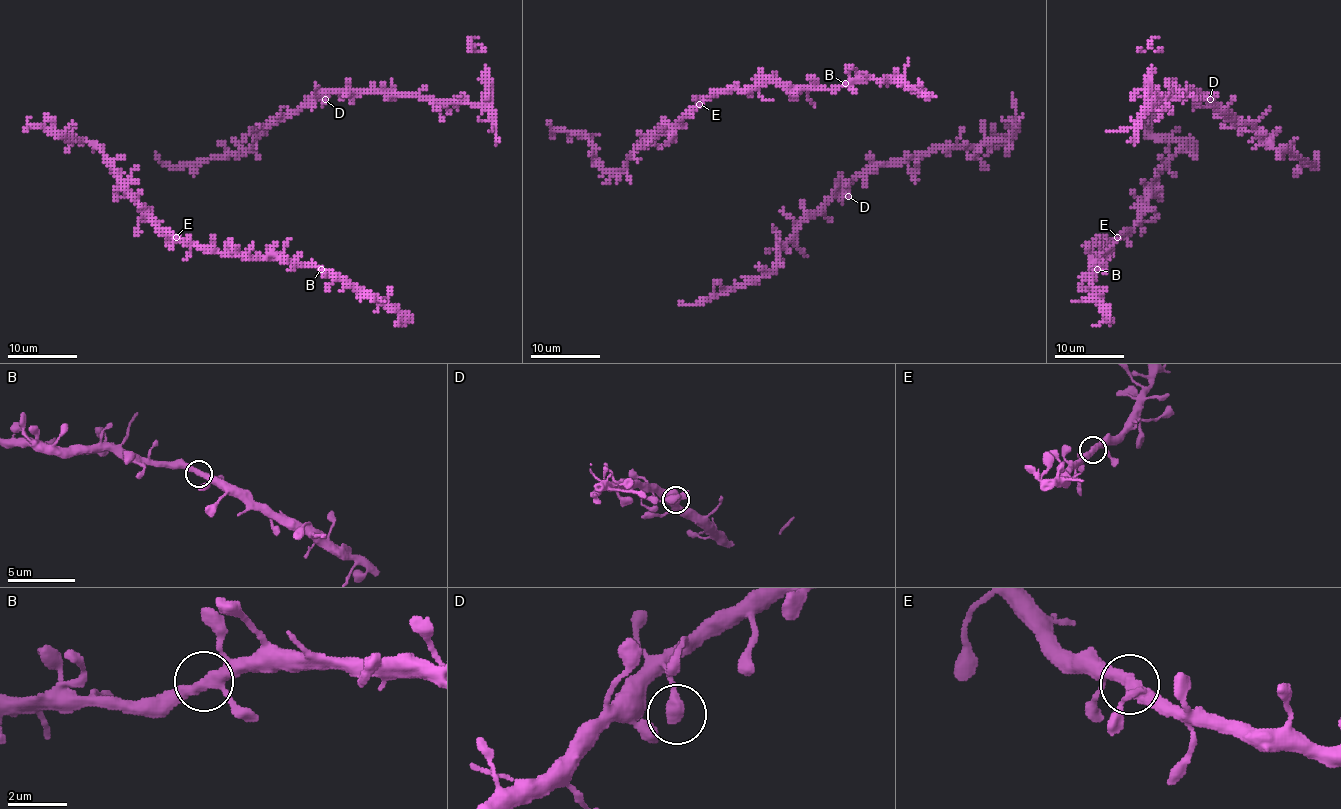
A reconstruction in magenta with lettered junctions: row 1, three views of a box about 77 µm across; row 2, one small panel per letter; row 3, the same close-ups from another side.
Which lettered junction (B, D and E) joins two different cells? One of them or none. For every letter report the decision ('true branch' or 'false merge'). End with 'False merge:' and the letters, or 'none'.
B: true branch
D: true branch
E: true branch
False merge: none

